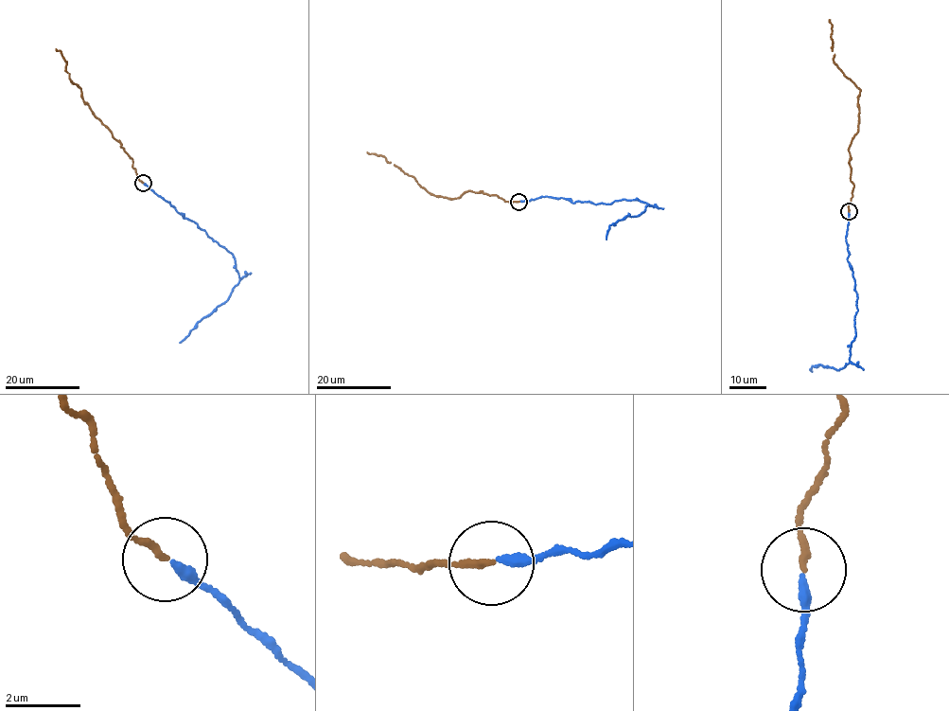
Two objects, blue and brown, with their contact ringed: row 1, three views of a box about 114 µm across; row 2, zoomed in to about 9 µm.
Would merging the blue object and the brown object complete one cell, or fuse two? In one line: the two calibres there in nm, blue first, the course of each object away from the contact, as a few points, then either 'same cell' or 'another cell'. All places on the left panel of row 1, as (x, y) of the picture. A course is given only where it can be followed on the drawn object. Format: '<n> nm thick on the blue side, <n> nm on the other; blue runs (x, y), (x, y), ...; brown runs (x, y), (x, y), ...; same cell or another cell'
260 nm thick on the blue side, 170 nm on the other; blue runs (143, 183), (230, 252), (239, 275), (238, 283), (226, 301), (198, 321), (180, 343); brown runs (143, 183), (133, 168), (132, 158), (83, 100), (78, 85), (71, 81), (66, 61), (56, 49); same cell

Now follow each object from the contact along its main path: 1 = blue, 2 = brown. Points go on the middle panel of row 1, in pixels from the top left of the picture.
1: (519, 201), (545, 196), (595, 204), (637, 199), (645, 202), (648, 205), (641, 214), (610, 224), (606, 239)
2: (519, 201), (507, 202), (482, 190), (468, 190), (451, 199), (434, 195), (383, 156), (367, 152)

